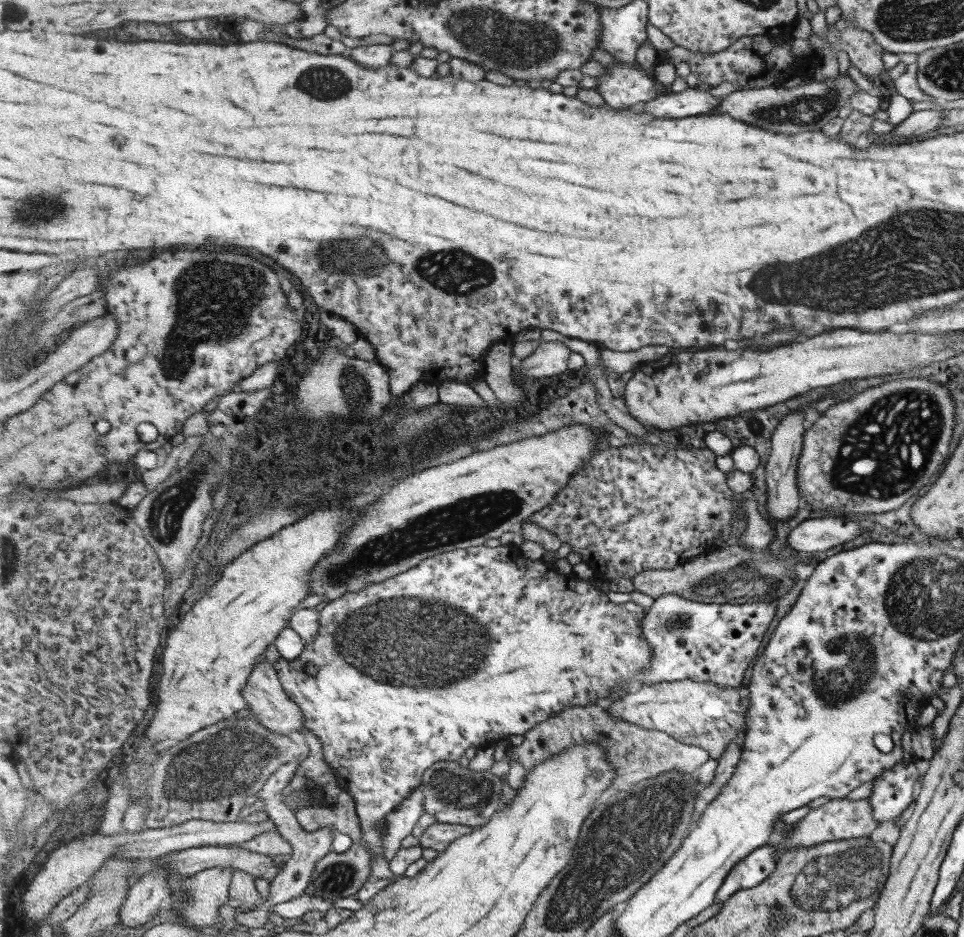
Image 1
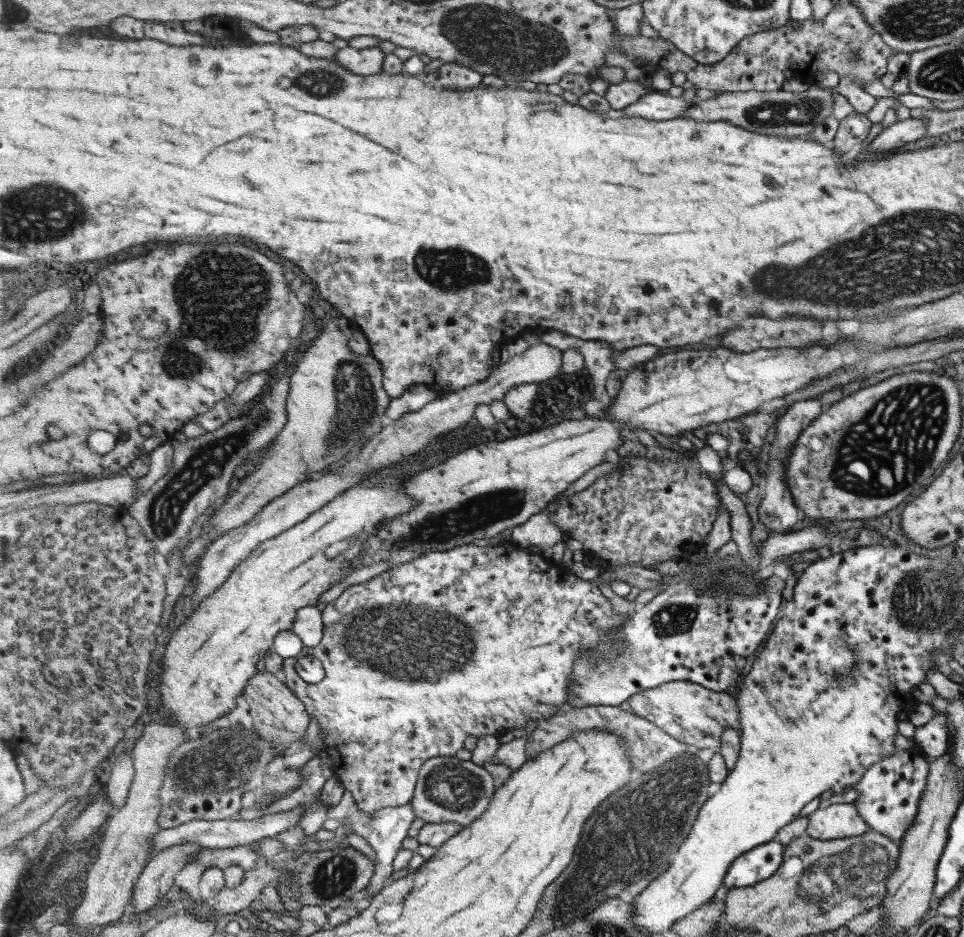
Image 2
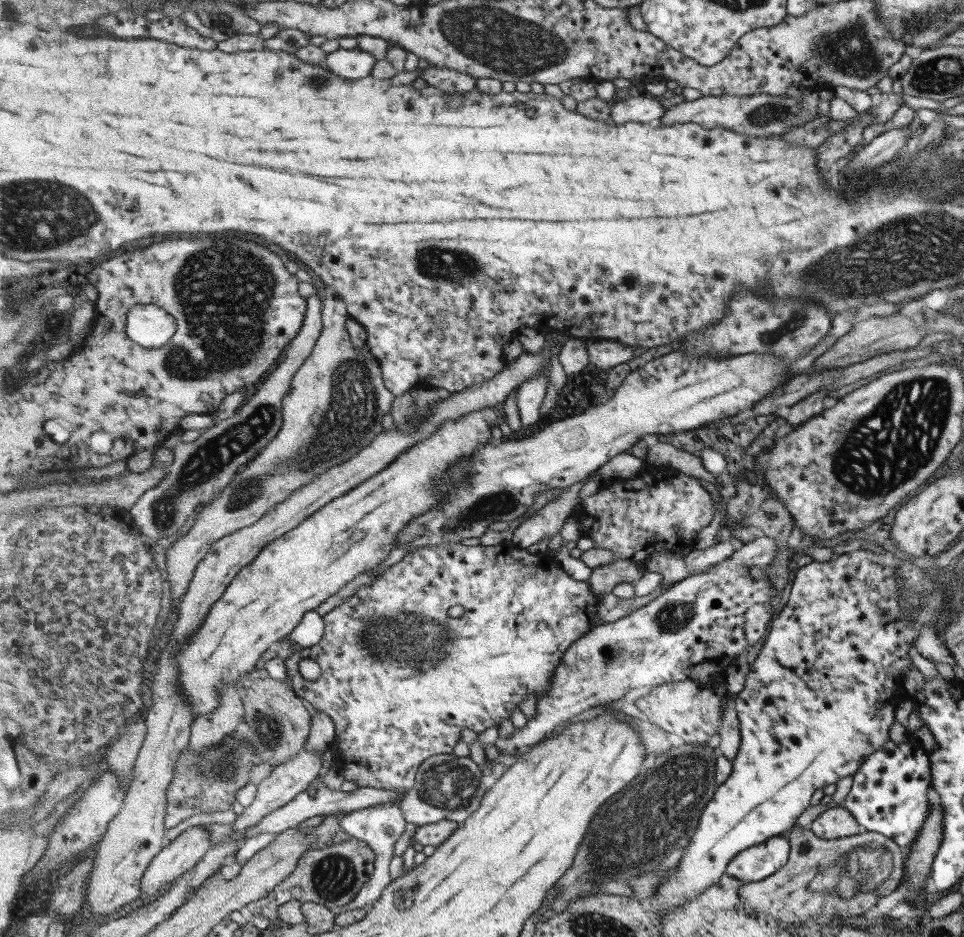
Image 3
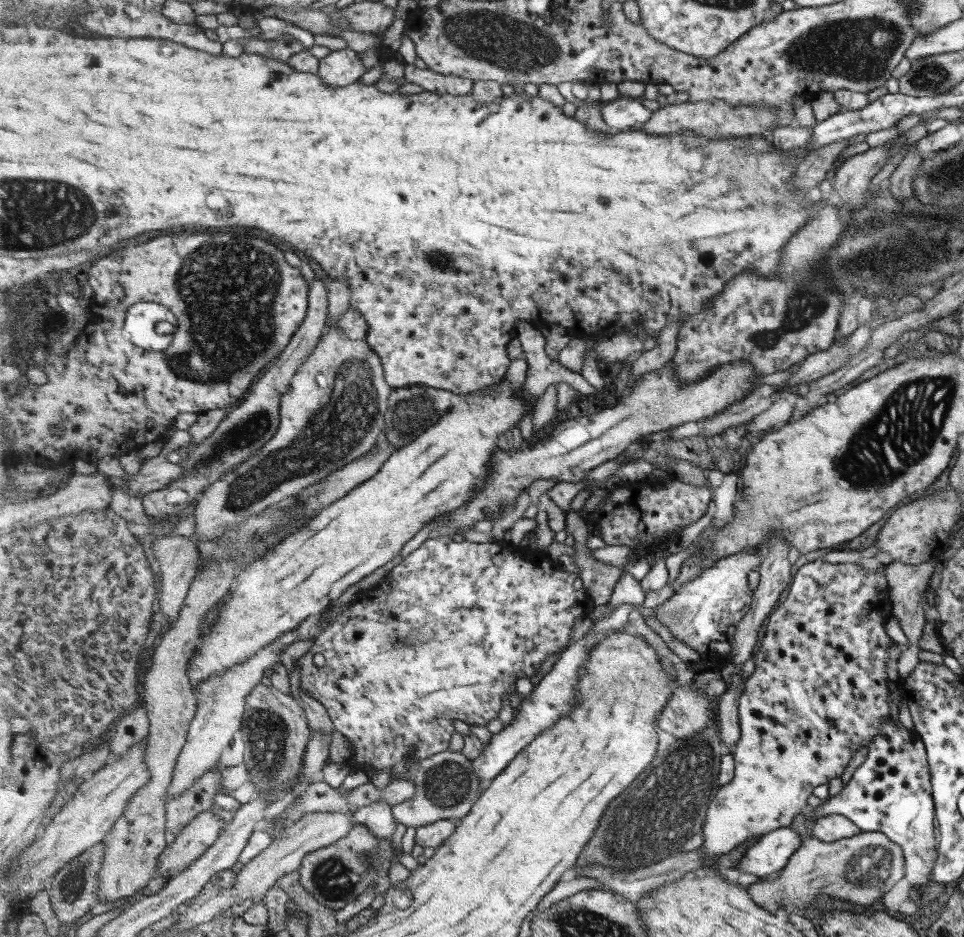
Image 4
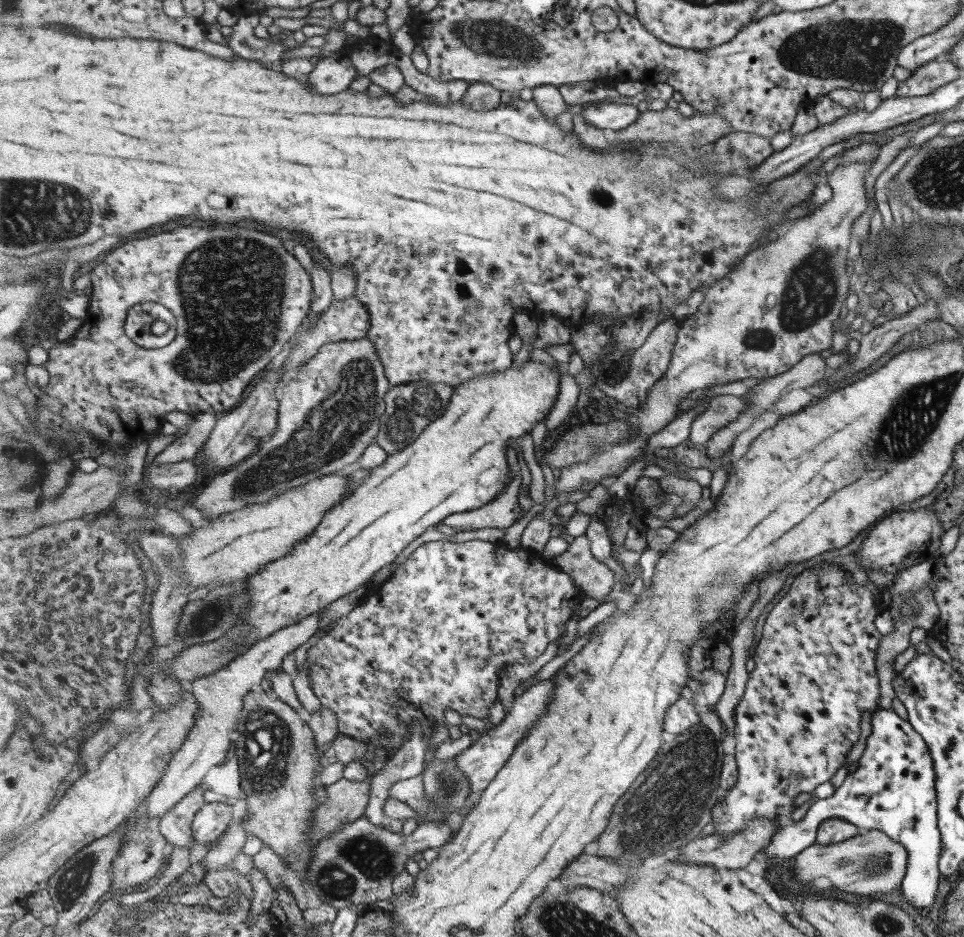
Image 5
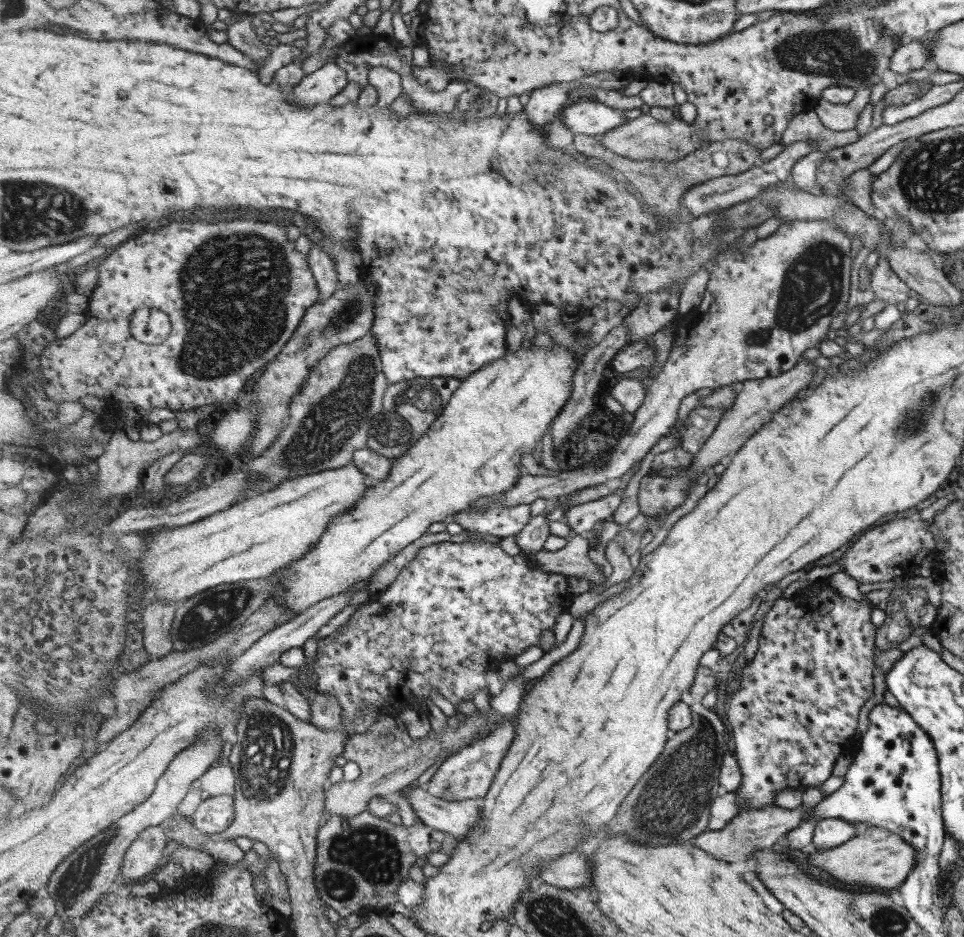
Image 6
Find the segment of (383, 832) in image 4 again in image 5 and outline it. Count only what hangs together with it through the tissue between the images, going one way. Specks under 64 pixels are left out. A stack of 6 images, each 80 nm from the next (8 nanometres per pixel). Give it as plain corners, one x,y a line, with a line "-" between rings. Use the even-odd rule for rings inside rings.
413,720
407,740
401,744
387,766
371,776
371,792
365,816
375,824
385,825
389,819
383,812
389,797
389,788
398,780
408,779
422,772
422,763
427,739
422,726

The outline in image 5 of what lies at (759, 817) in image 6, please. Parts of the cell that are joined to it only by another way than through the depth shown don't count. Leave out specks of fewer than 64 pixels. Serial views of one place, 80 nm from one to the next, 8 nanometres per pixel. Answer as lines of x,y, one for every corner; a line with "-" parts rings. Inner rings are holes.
753,817
753,820
750,820
750,823
741,832
726,839
715,834
705,835
682,847
682,850
677,852
677,856
680,861
696,865
711,865
718,869
743,869
753,860
753,856
757,854
758,850
762,850
766,844
769,844
771,835
778,829
778,826
780,824
774,823
771,819

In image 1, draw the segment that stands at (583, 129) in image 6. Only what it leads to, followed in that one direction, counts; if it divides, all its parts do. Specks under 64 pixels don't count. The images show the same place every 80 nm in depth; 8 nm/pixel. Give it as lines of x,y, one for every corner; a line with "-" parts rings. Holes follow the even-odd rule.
687,88
678,93
667,92
644,104
644,112
656,118
687,118
707,115
724,98
713,97
709,91

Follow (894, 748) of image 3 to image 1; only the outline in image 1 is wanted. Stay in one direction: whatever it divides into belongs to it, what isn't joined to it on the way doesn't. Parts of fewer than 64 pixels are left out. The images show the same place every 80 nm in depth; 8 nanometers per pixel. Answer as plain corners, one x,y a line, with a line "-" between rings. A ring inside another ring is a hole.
911,759
907,764
897,762
889,770
883,770
881,774
874,776
873,787
866,799
876,822
889,822
899,826
908,812
920,780
915,761
916,759

